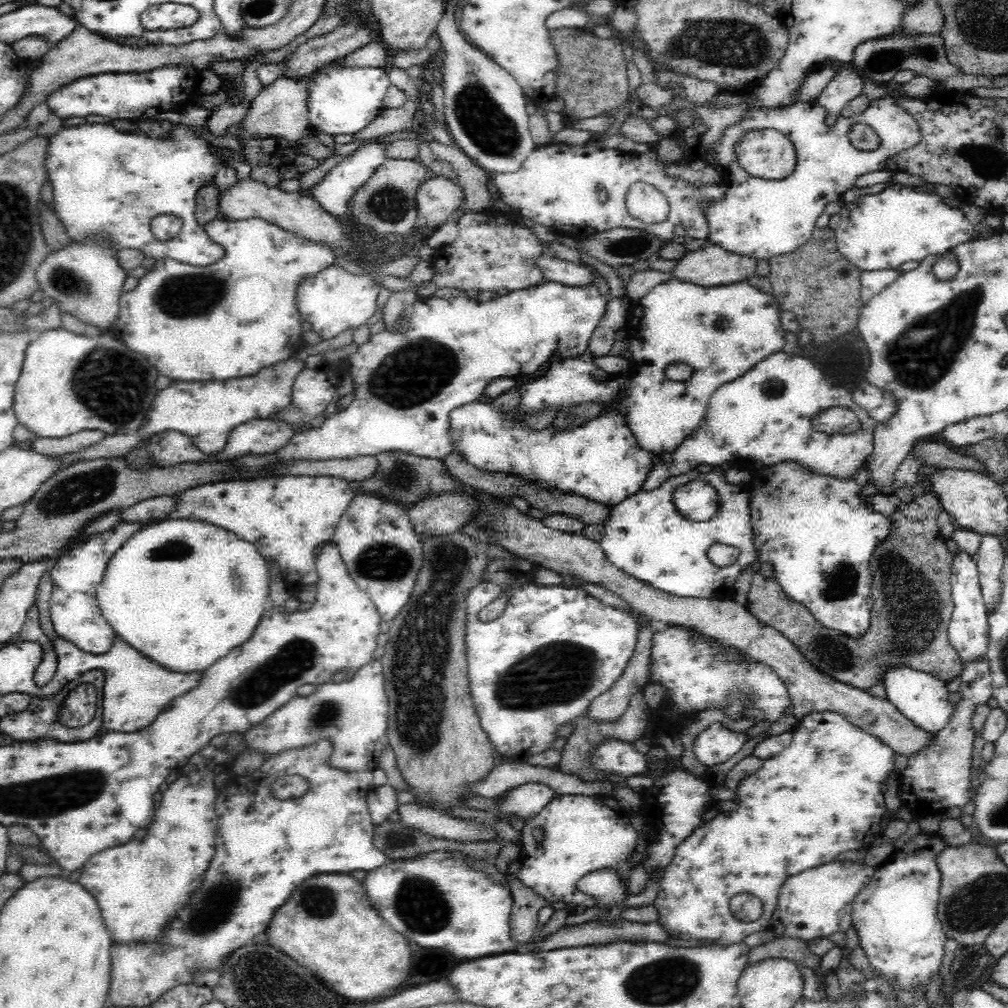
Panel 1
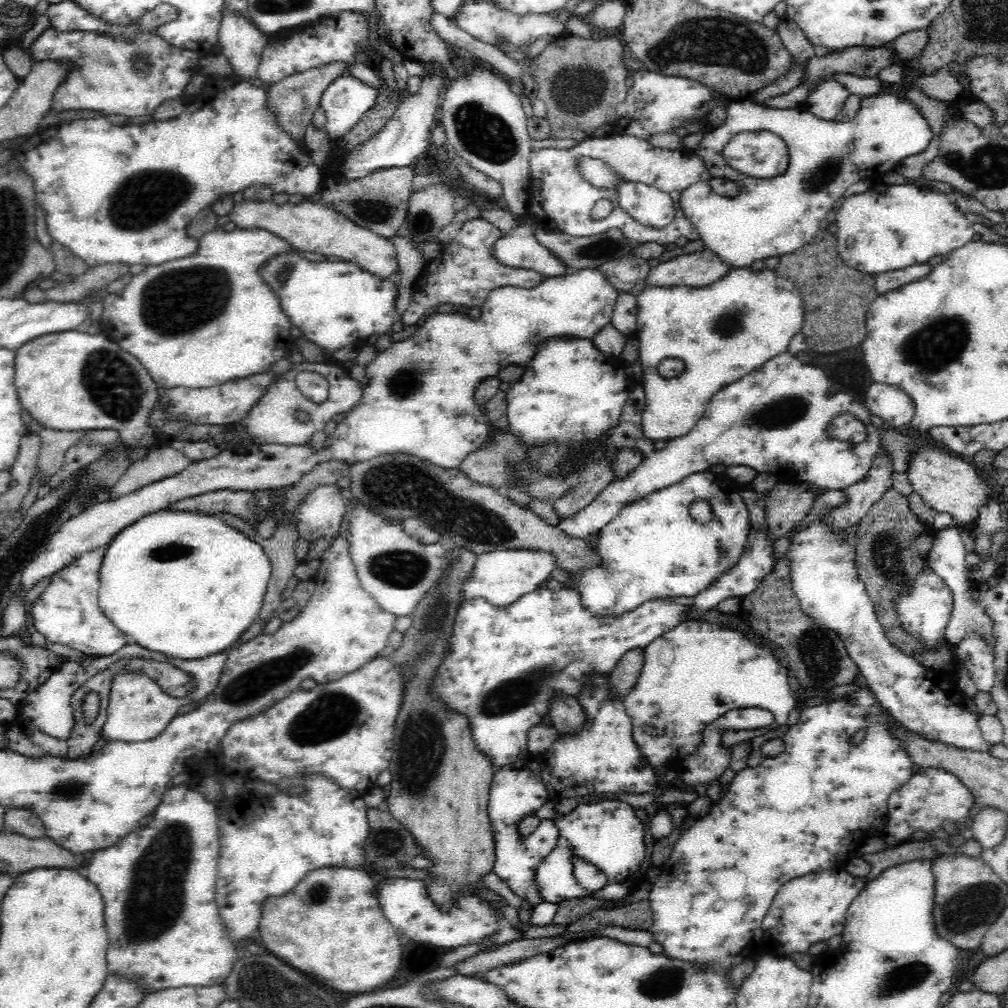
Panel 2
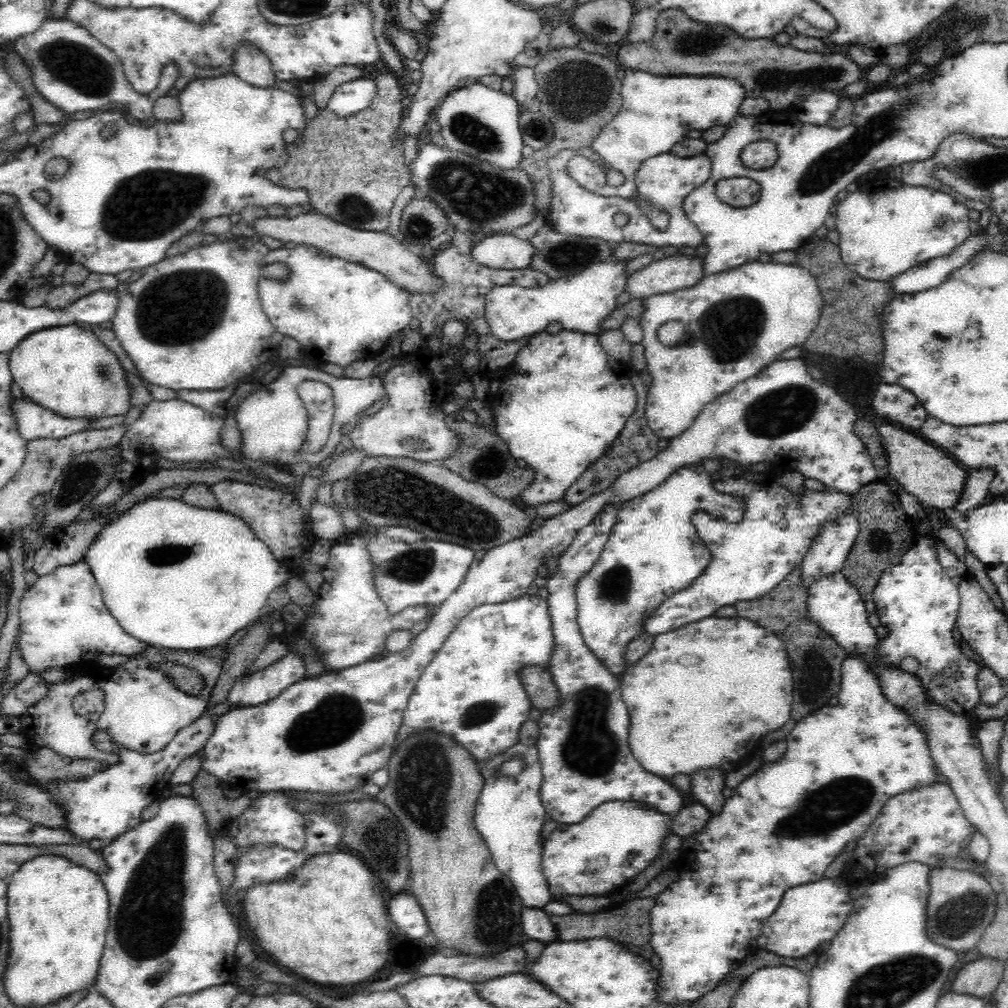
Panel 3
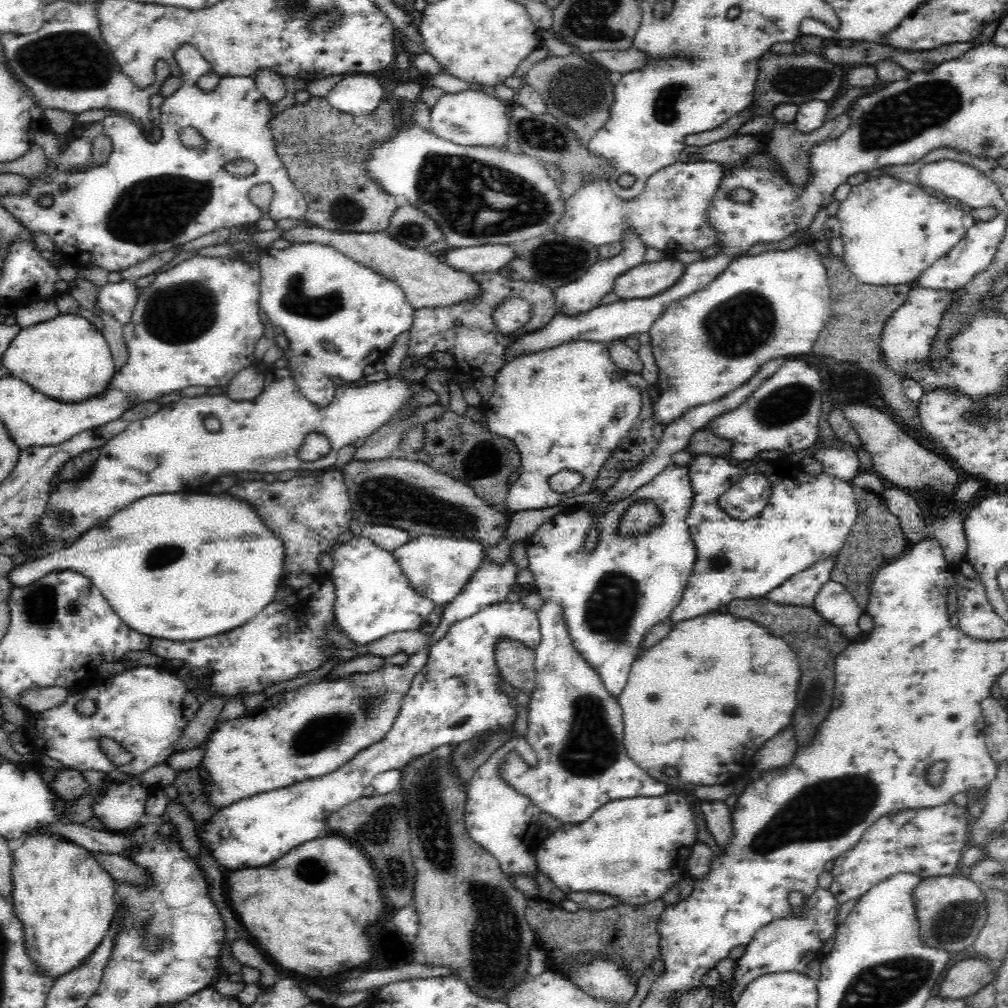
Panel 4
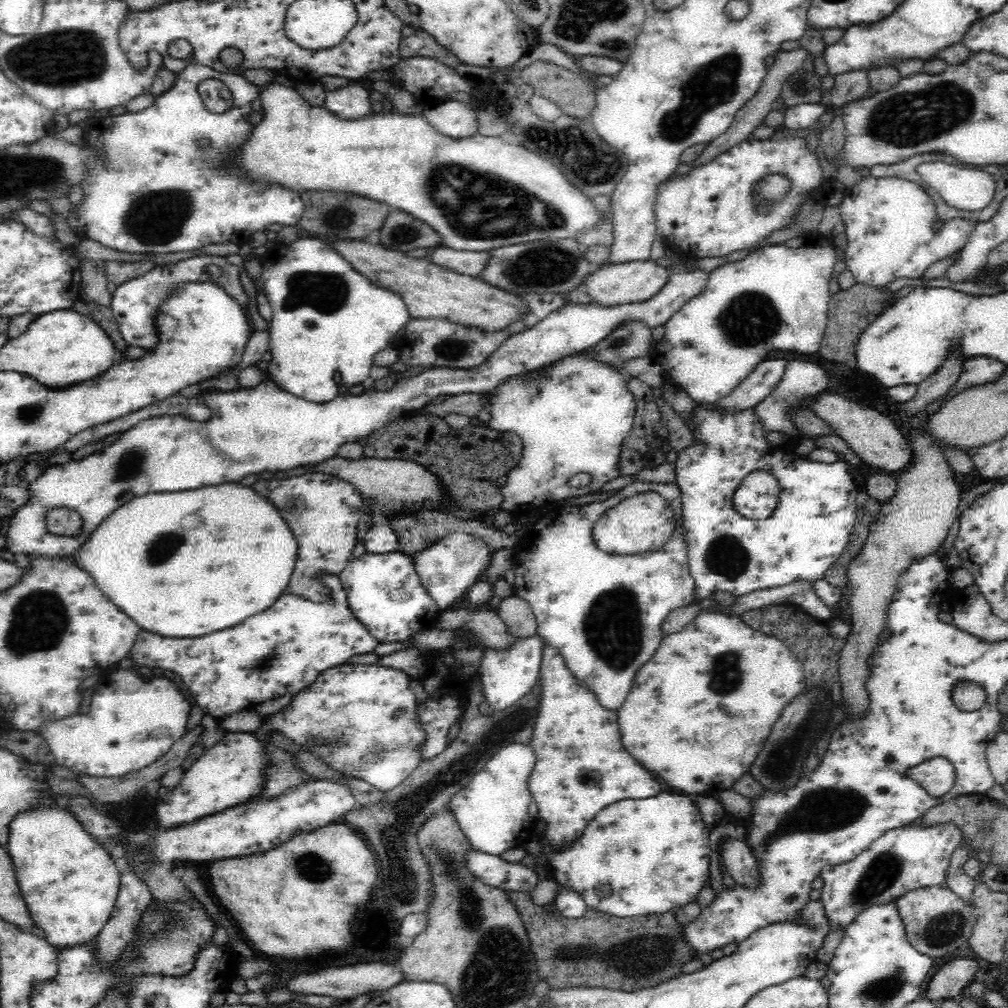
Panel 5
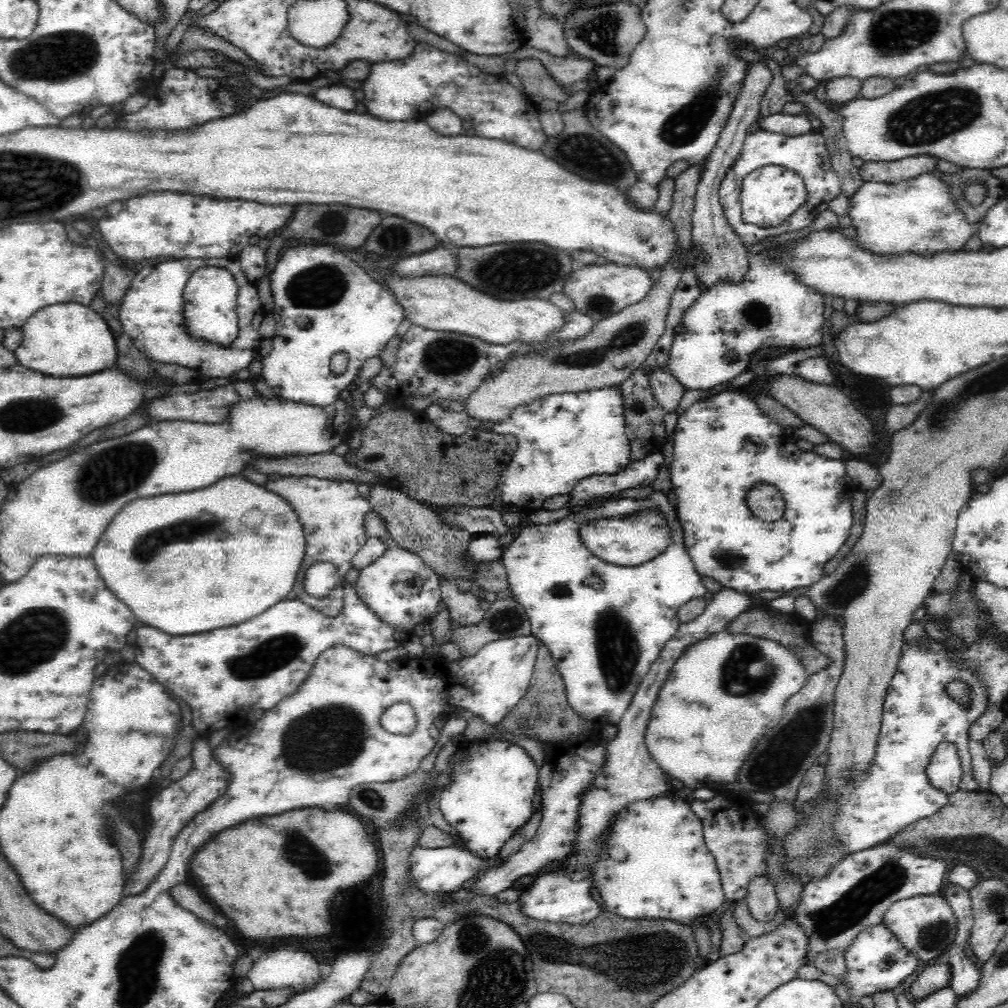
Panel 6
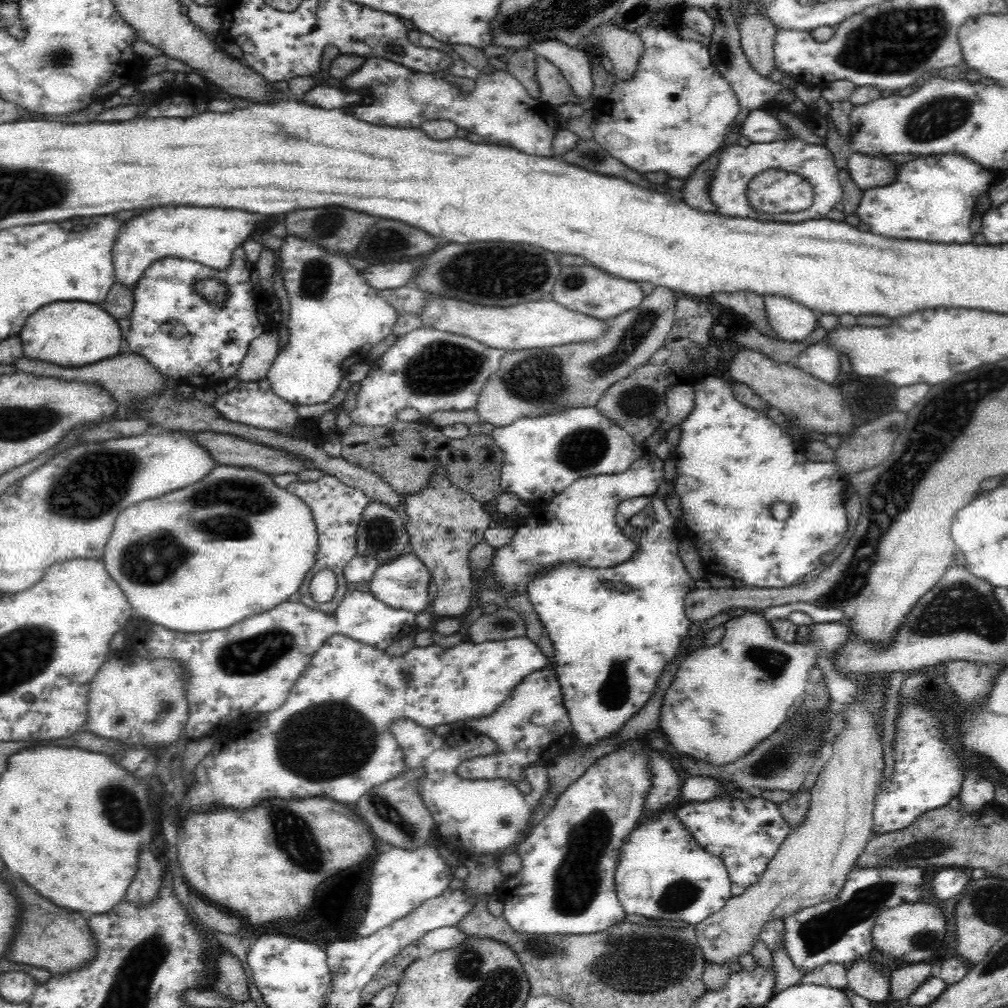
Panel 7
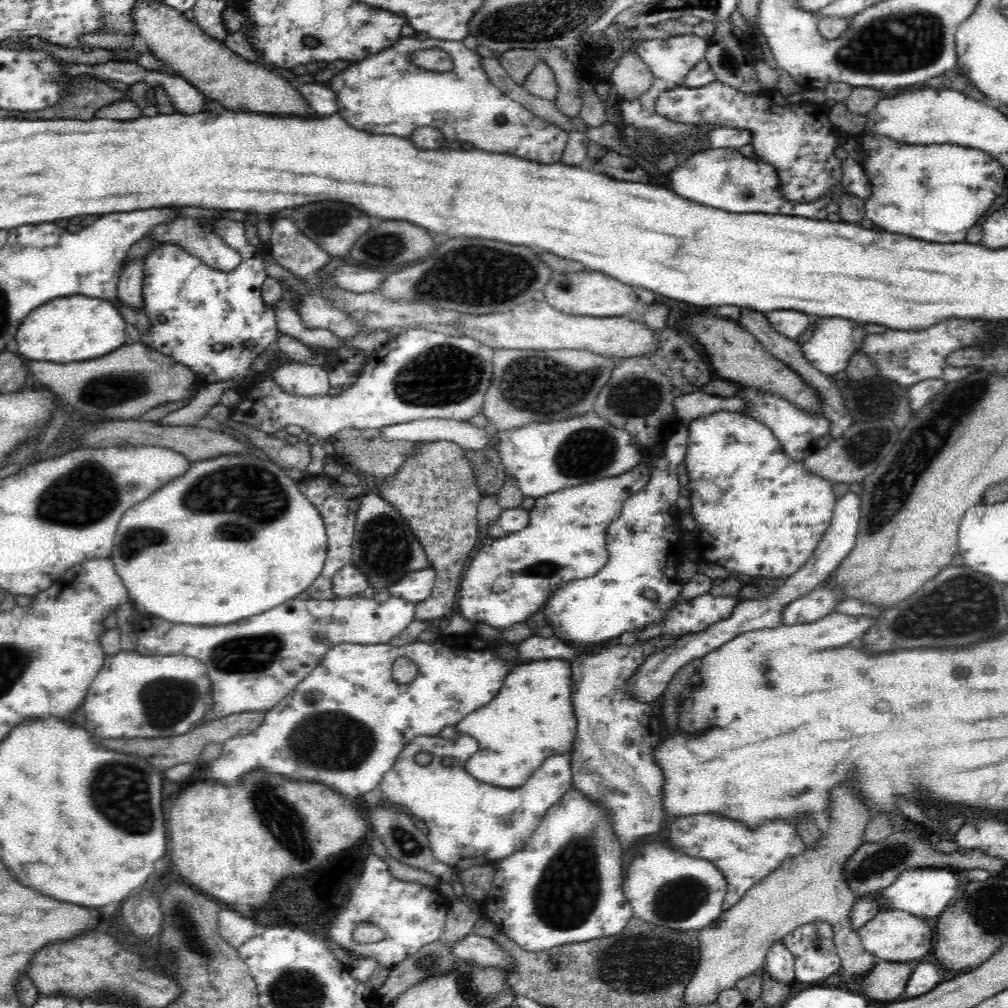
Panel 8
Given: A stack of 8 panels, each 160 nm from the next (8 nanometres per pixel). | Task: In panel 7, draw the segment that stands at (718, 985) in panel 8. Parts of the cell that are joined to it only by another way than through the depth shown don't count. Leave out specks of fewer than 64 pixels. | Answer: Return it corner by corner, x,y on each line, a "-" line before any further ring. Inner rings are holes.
872,674
866,682
858,684
860,694
866,704
850,704
846,708
846,728
834,742
834,754
824,764
818,782
812,787
812,796
808,814
800,825
793,828
776,851
764,875
758,882
752,884
747,891
740,896
728,900
718,912
715,912
704,922
696,924
695,934
698,944
704,952
704,962
728,966
731,962
739,962
742,954
750,954
762,928
768,924
770,918
779,918
779,922
788,920
788,915
797,913
800,909
812,905
821,904
824,901
833,900
844,889
845,880
848,879
850,870
864,852
868,841
873,837
873,807
878,789
881,787
884,770
884,758
882,758
882,746
876,734
876,718
882,716
882,704
884,704
884,688
886,688
886,676
-
863,956
846,966
847,987
850,991
876,1004
886,1003
890,999
888,976
885,971
873,966
868,957

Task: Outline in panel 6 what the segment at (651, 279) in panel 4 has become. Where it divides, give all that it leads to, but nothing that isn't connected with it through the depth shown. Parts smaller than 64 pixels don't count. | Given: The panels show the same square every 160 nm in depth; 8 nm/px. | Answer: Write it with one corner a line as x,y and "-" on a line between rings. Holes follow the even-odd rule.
603,262
600,265
574,270
572,276
564,280
564,295
574,302
576,311
587,313
597,323
624,307
639,303
651,291
652,285
648,272
639,266

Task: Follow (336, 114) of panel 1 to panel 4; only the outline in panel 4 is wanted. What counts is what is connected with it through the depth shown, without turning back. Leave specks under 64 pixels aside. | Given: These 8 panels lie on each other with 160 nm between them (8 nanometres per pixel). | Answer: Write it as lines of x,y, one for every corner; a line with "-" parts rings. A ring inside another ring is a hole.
347,75
326,97
337,111
368,116
380,106
384,92
382,84
373,75

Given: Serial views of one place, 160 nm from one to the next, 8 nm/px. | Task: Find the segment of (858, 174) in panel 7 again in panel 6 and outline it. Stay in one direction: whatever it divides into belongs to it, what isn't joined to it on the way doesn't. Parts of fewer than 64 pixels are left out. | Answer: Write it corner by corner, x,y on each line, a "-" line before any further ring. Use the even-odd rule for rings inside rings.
920,155
888,162
863,162
858,167
858,174
864,182
878,181
886,186
888,184
896,186
896,182
916,178
924,172
938,172
934,164
936,164
934,158

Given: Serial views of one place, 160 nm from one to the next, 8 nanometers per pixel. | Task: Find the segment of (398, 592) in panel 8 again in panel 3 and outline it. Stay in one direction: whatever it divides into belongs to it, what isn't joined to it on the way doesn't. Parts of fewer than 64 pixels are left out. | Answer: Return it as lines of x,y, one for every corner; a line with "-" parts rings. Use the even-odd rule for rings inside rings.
355,531
347,532
340,538
337,538
332,544
329,559
326,568
322,568
324,577
323,585
320,587
320,598
316,600
316,616
310,616
304,624
304,636
306,640
316,646
316,650
324,654
324,662
330,670
342,670
348,666
356,666
362,662
371,661
374,654
382,654
384,651
384,642
392,631
411,630
418,622
426,619
428,609
424,604
418,604
415,607
404,608
398,614
390,614
388,607
380,600
380,595
373,582
373,560
366,550
365,539
362,534
356,534

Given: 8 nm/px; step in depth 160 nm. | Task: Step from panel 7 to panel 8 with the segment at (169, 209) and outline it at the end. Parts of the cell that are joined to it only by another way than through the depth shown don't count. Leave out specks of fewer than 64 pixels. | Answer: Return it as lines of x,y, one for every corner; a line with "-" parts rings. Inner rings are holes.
198,218
170,221
153,228
146,236
158,240
158,244
174,243
181,250
197,256
204,264
214,270
230,272
241,262
240,253
230,248
220,239
218,233
200,228
-
144,257
130,263
122,269
117,284
117,298
122,300
124,305
128,305
142,312
145,310
143,299
143,279
144,279

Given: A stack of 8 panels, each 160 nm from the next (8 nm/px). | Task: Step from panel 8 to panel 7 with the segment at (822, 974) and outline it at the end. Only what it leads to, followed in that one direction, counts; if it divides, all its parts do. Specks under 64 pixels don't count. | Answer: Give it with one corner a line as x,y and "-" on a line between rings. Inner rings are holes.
854,865
836,898
800,909
784,920
784,949
802,975
822,965
847,965
872,951
871,931
881,912
900,904
916,903
924,892
923,866
898,866
897,869
867,868

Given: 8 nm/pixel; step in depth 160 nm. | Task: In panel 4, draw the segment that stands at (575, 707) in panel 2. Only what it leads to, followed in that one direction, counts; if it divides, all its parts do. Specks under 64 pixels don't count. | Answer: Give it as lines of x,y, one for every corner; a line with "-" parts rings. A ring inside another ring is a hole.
499,639
495,644
495,663
505,678
522,692
535,688
535,652
513,639

